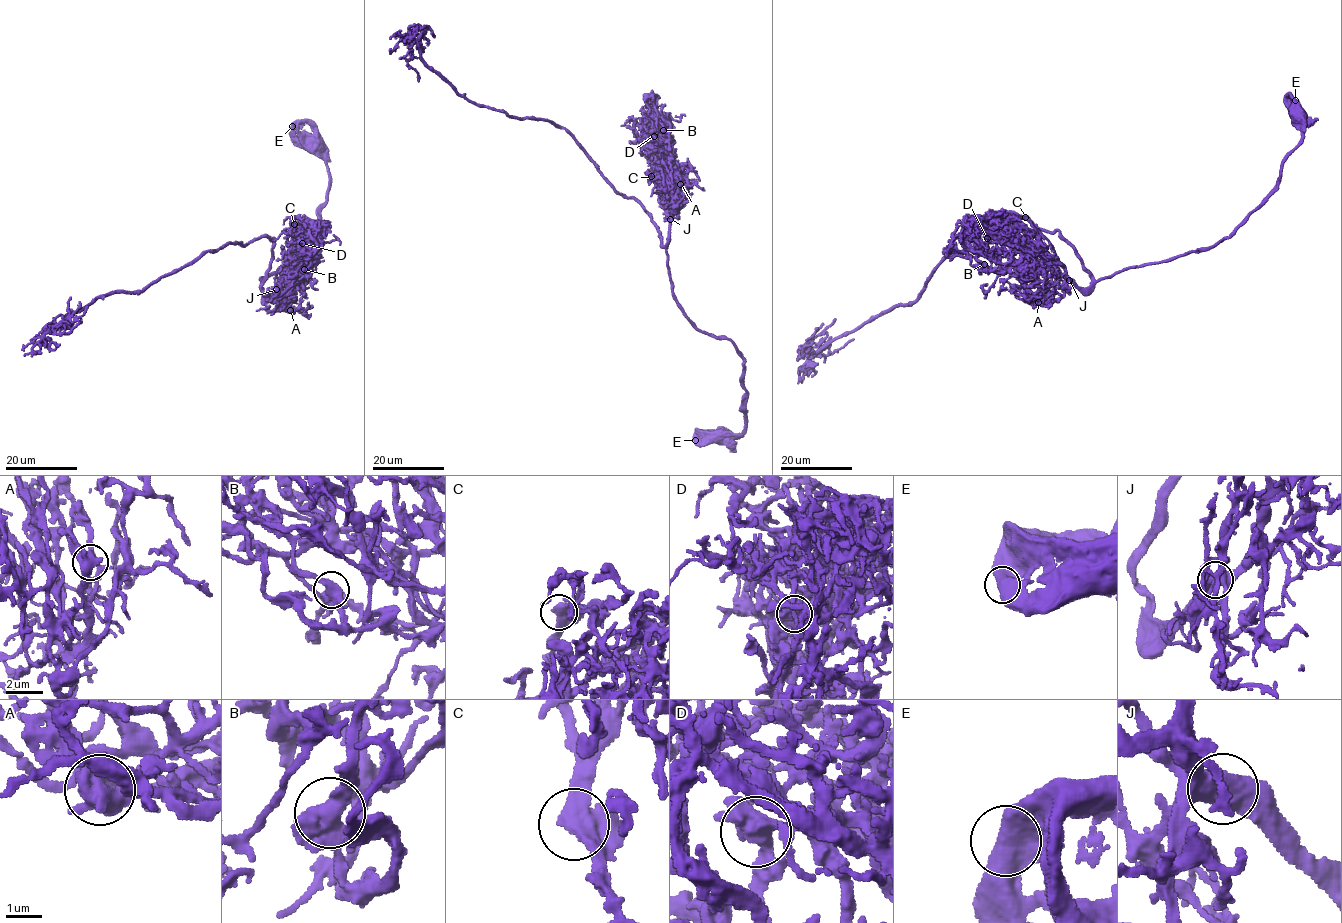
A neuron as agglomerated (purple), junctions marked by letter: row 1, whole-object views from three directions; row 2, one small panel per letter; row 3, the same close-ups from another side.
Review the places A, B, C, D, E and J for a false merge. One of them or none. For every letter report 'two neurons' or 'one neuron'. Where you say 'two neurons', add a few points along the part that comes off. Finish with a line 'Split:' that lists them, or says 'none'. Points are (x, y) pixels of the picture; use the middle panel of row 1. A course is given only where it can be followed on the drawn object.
A: one neuron
B: one neuron
C: one neuron
D: one neuron
E: one neuron
J: one neuron
Split: none

